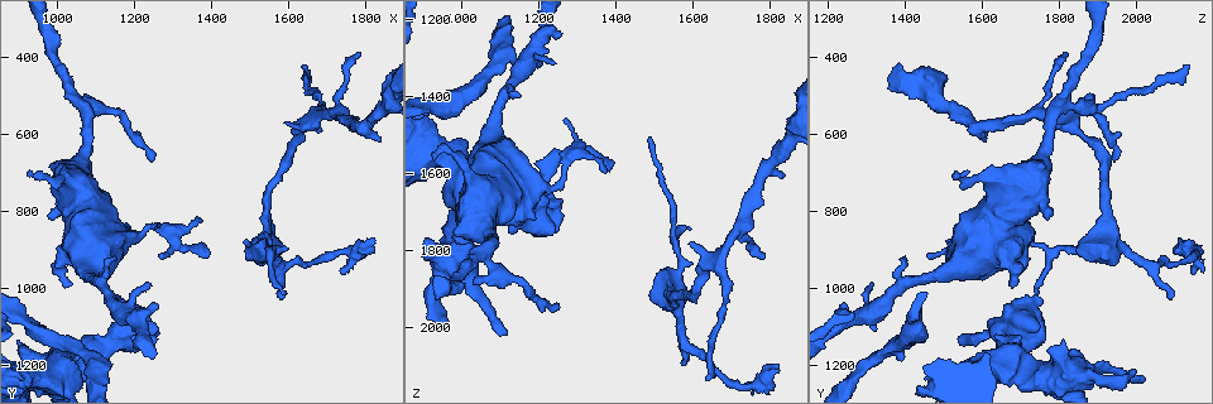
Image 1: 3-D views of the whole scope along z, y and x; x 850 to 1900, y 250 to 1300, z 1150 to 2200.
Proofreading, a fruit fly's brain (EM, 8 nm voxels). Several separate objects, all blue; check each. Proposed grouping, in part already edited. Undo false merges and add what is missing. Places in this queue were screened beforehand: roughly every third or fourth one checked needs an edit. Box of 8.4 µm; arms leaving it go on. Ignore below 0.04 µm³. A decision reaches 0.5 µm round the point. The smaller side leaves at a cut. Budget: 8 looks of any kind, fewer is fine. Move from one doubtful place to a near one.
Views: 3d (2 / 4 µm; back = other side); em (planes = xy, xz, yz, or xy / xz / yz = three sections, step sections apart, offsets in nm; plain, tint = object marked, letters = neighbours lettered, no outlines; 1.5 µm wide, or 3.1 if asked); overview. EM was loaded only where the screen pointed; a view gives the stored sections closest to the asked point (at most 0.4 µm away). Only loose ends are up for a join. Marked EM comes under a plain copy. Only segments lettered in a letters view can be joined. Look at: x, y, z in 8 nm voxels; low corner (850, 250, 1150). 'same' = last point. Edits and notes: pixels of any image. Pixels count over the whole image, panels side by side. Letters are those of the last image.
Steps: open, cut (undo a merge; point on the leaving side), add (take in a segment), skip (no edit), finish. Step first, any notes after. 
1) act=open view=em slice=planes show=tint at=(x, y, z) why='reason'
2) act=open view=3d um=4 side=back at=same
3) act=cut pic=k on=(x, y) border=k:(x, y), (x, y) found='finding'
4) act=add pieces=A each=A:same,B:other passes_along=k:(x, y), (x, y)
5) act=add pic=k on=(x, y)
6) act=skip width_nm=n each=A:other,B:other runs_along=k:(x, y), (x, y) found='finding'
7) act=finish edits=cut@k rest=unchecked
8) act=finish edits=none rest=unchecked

act=open view=em slice=xz step=4 show=tint at=(975, 810, 1765) why='free end'

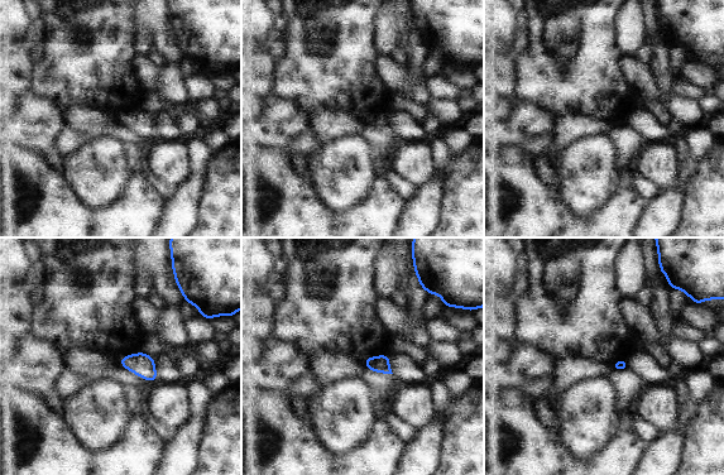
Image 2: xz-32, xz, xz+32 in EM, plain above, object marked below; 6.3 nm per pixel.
act=open view=em slice=xz step=4 show=letters at=same why='see the neighbours'

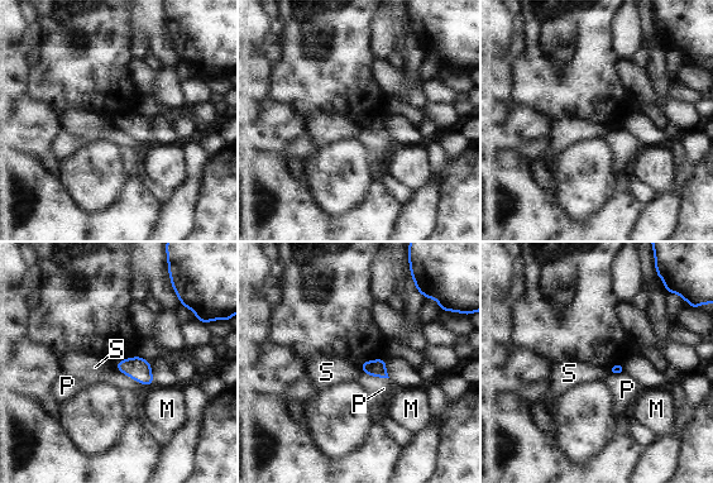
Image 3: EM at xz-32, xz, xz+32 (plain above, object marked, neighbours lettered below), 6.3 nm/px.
act=skip each=M:other,P:other,S:other border=3:(114, 364), (138, 382), (153, 386) found='no lettered segment goes on from it'

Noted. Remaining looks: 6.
act=open view=em slice=planes show=tint at=(1580, 1025, 2085) why='branch stops here'

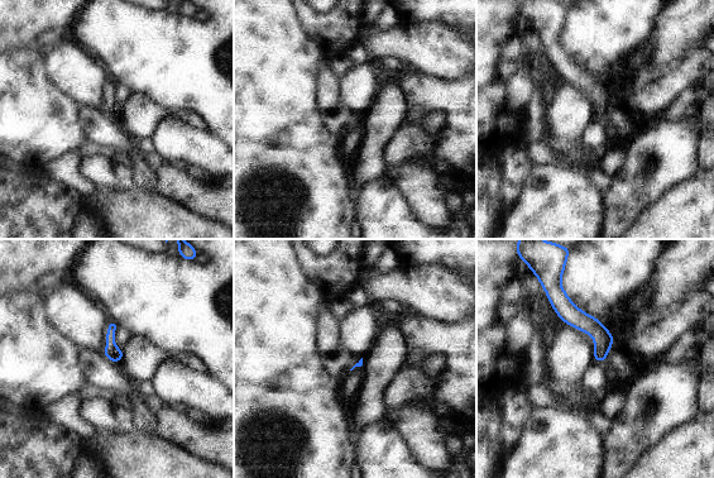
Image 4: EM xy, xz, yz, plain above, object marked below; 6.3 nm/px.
act=open view=em slice=planes show=letters at=same

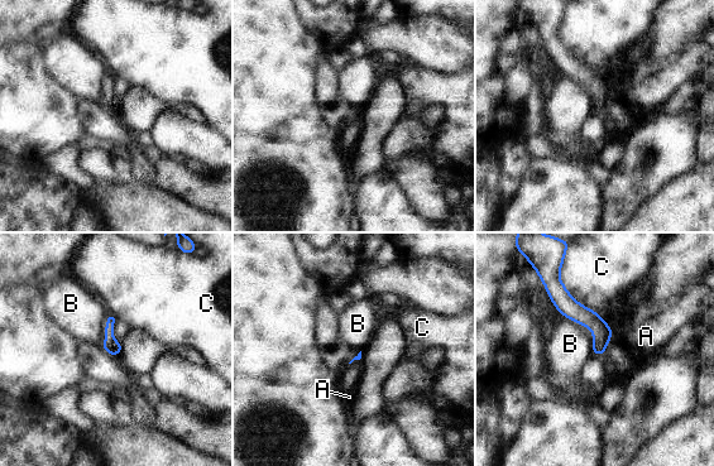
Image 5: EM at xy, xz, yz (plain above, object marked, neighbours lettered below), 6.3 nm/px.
act=skip each=A:other,B:other,C:other border=5:(562, 316), (590, 331), (593, 352) found='none of them fits'

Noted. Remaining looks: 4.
act=open view=em slice=xz step=8 show=tint at=(1820, 865, 2110) why='an open end'

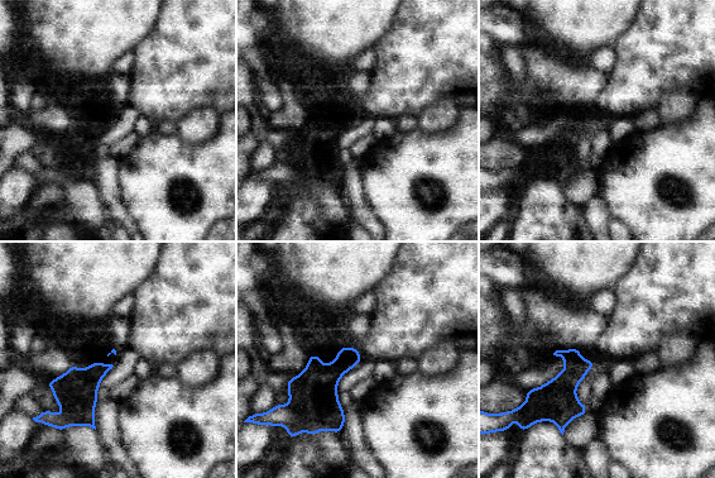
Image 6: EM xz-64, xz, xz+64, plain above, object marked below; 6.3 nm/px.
act=open view=em slice=planes show=letters at=same why='another direction'

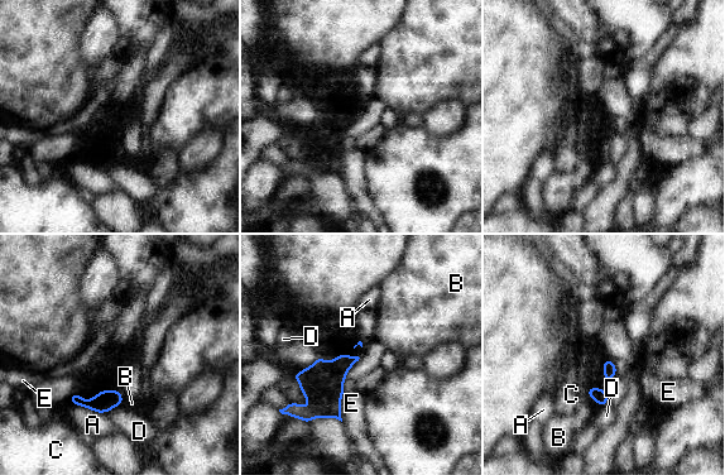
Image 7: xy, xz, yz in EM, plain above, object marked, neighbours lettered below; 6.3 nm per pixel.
act=skip each=A:other,B:other,C:other,D:other,E:other border=7:(608, 403), (603, 406) found='none of them fits'

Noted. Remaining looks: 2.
act=finish edits=none rest=unchecked

